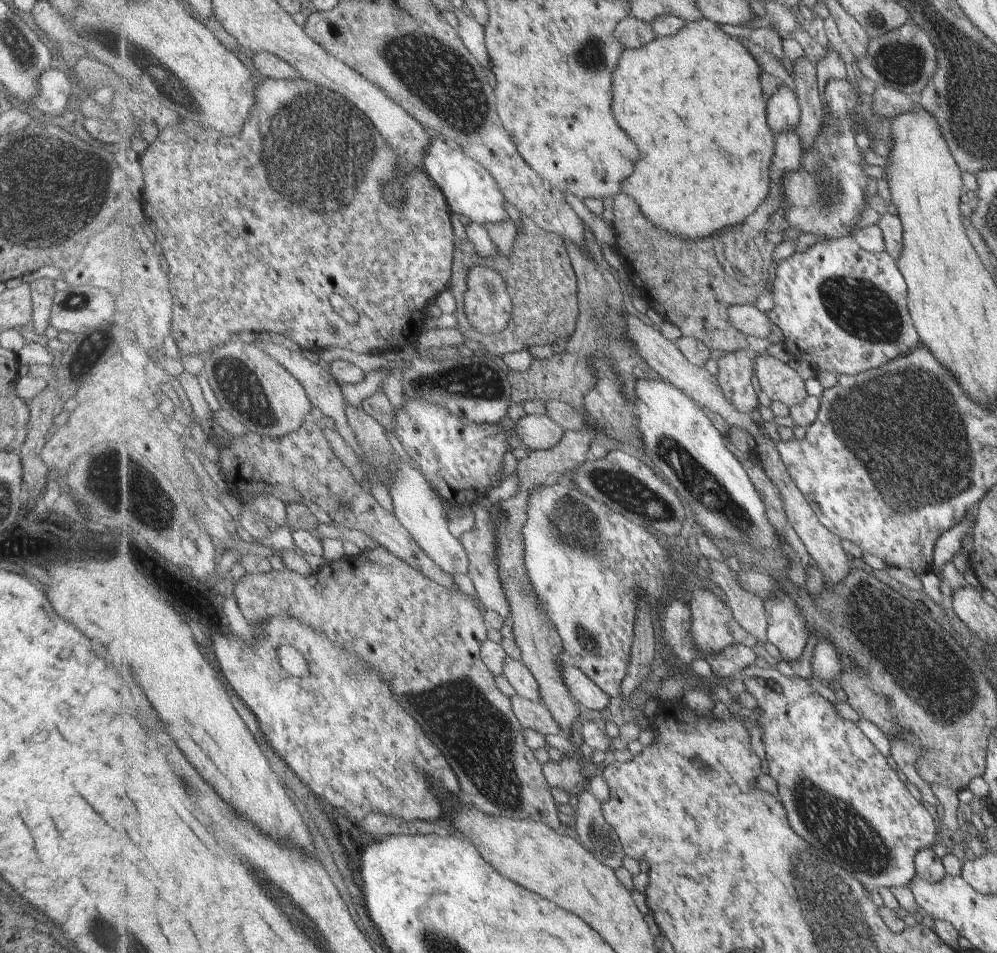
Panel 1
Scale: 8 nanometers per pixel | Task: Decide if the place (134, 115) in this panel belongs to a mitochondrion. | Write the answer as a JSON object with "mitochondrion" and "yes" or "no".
{"mitochondrion":"no"}

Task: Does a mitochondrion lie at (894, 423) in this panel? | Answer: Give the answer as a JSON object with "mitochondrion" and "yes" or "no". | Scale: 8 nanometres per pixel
{"mitochondrion":"yes"}

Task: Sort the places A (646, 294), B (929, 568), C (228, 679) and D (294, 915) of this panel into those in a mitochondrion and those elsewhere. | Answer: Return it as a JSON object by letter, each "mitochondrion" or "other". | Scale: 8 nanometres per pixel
{"A":"other","B":"other","C":"other","D":"mitochondrion"}

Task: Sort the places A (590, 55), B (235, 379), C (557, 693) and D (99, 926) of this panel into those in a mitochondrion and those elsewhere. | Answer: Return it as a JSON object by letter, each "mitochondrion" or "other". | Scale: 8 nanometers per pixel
{"A":"mitochondrion","B":"mitochondrion","C":"other","D":"other"}

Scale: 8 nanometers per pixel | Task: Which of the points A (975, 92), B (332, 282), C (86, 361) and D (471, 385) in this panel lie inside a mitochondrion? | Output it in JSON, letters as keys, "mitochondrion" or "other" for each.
{"A":"mitochondrion","B":"other","C":"other","D":"mitochondrion"}

